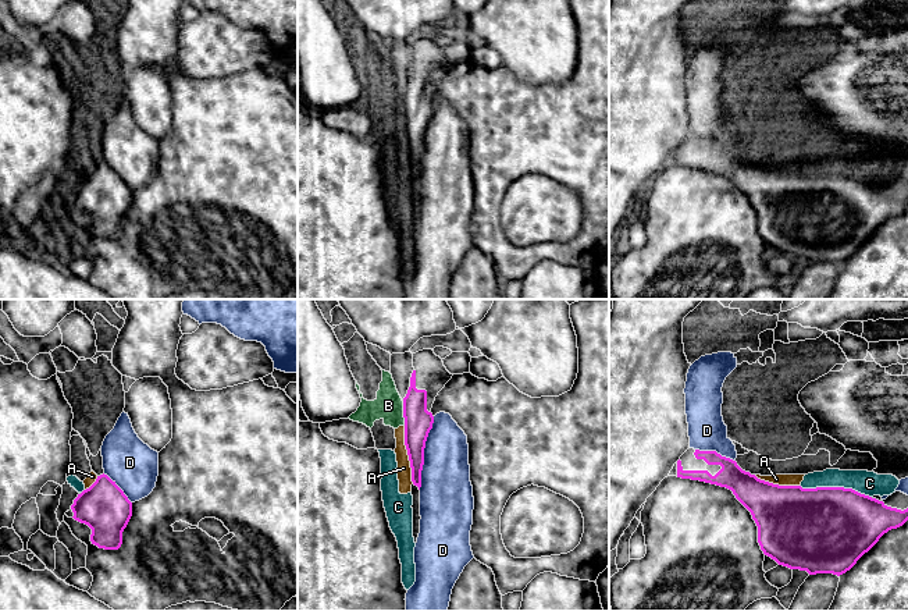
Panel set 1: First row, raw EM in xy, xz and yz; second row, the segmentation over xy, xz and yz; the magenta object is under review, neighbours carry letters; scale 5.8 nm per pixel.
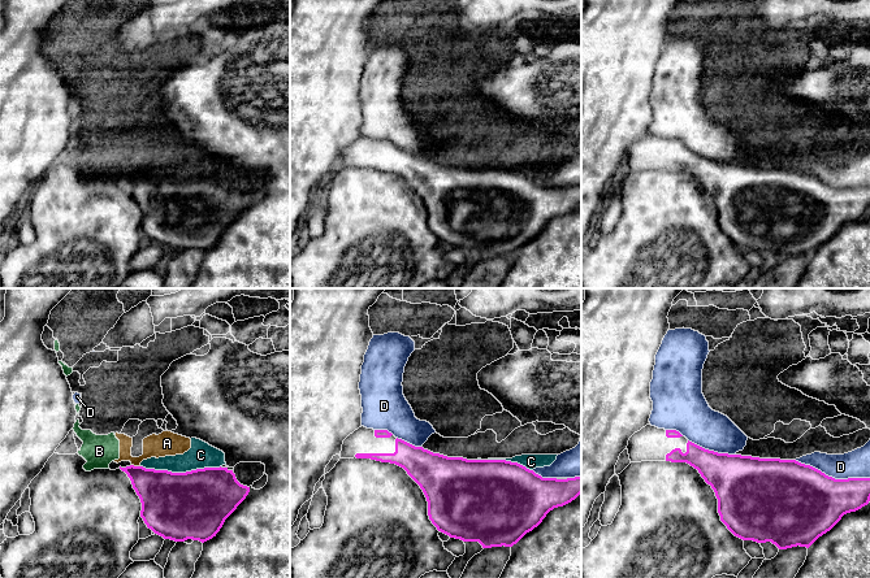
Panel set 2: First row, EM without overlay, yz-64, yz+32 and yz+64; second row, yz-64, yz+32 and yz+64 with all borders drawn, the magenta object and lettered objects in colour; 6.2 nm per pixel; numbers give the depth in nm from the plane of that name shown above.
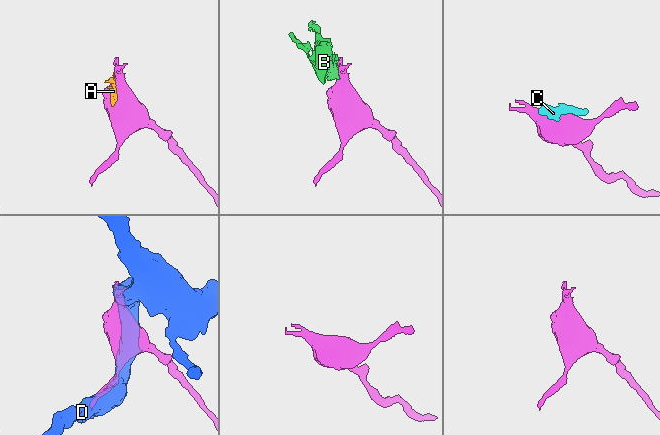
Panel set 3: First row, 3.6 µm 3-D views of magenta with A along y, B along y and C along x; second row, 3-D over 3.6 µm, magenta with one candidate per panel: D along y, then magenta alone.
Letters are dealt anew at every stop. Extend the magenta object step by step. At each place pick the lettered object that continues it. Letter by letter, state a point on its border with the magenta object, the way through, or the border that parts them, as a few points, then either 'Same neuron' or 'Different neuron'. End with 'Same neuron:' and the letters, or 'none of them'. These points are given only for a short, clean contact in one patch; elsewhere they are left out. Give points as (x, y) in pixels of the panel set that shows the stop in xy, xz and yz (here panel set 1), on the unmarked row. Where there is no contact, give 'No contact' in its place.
A: Touches magenta at xz (408, 142). Boundary: xz (403, 114), (403, 132), (413, 171). Different neuron
B: Touches magenta at xz (403, 102). Boundary: xz (402, 89), (405, 113). Different neuron
C: Touches magenta at yz (836, 176). Different neuron
D: Touches magenta at xz (423, 141). Different neuron
Same neuron: none of them

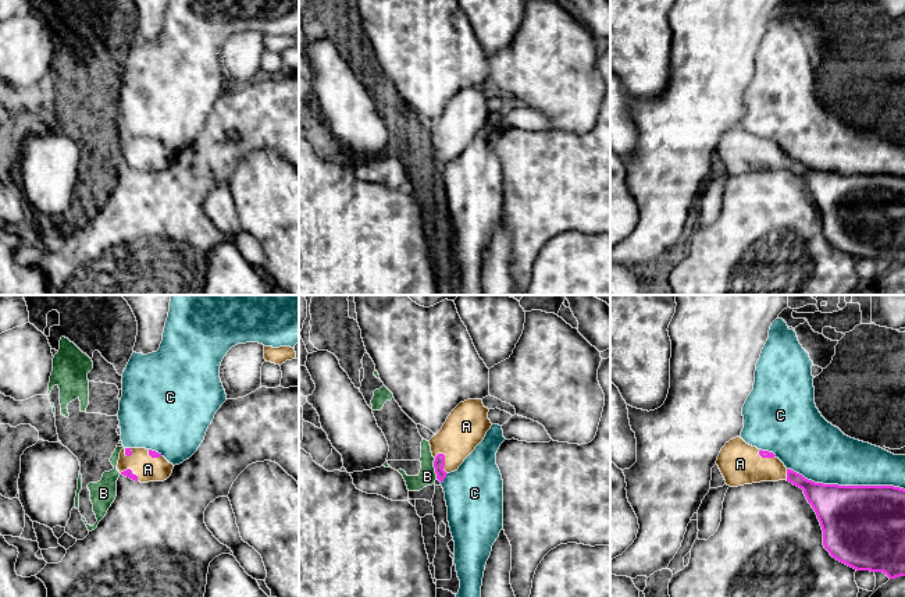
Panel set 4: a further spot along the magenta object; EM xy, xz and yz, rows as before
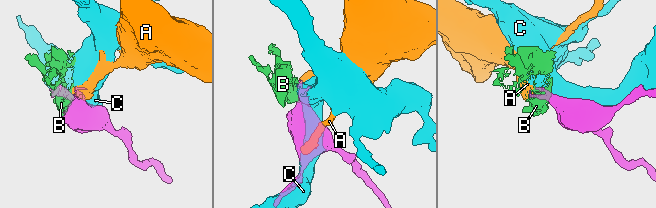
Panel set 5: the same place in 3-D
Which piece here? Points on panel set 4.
A: Touches magenta at xz (444, 150). Path across: xz (439, 148), (444, 150), (466, 114). Same neuron
B: Touches magenta at xz (434, 155). Boundary: xz (434, 146), (437, 166). Different neuron
C: Touches magenta at yz (845, 174). Different neuron
Same neuron: A

